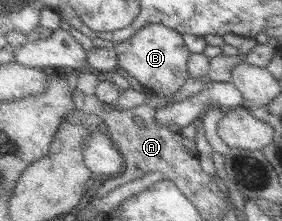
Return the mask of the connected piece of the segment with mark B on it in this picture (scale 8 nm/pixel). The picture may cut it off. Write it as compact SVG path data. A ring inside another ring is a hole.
M146 24L136 30L127 40L113 43L116 66L135 78L139 86L155 95L175 97L179 87L187 80L186 62L190 52L185 48L182 35L161 24Z

